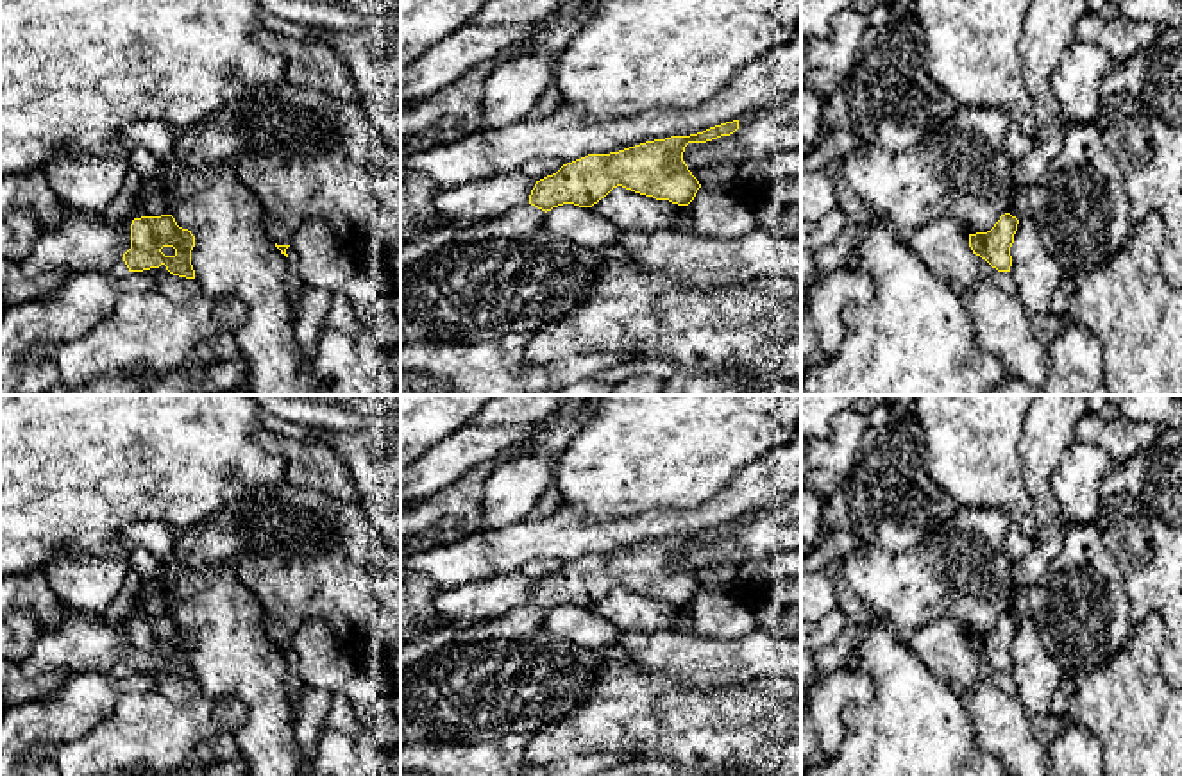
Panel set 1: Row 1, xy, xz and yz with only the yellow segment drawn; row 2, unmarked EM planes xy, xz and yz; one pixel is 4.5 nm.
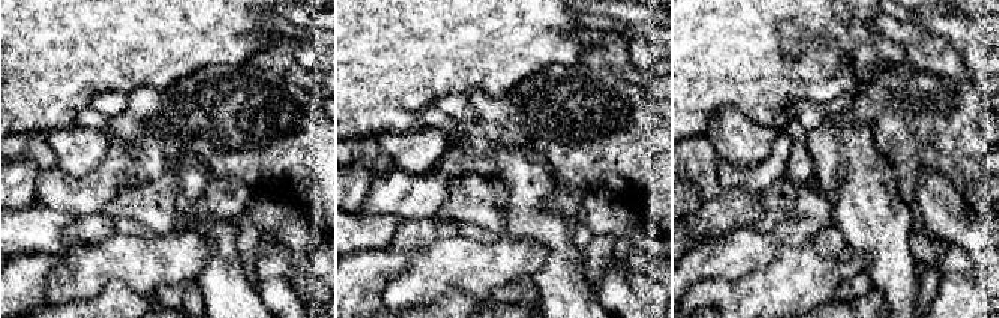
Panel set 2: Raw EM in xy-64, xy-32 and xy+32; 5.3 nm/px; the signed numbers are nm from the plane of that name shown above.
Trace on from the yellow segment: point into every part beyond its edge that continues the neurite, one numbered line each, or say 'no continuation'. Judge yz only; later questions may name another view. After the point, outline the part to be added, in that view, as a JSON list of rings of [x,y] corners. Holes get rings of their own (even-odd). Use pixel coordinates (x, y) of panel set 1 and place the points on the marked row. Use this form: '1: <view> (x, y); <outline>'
no continuation

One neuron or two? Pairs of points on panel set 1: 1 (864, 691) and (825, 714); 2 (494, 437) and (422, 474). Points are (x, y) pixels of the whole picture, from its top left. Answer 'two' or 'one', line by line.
1: one
2: one

